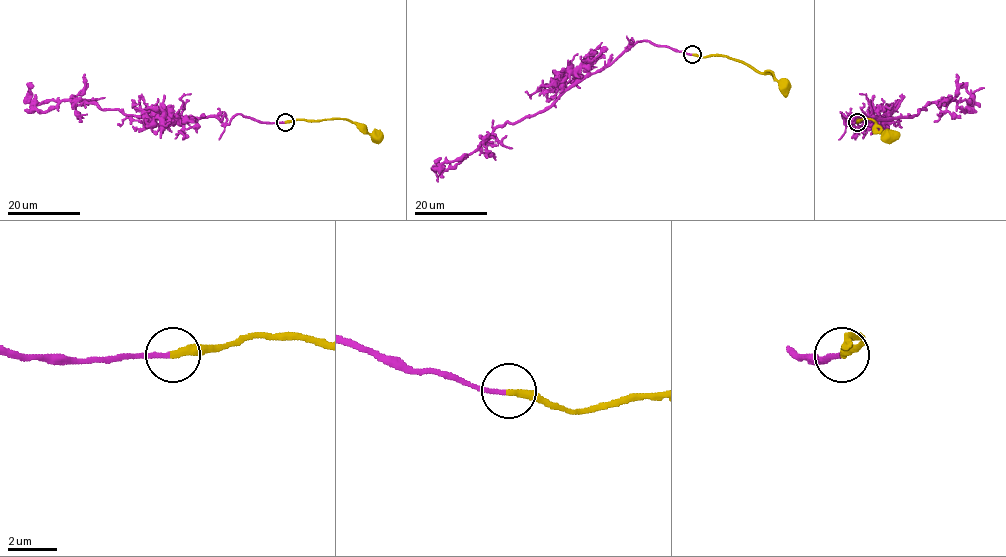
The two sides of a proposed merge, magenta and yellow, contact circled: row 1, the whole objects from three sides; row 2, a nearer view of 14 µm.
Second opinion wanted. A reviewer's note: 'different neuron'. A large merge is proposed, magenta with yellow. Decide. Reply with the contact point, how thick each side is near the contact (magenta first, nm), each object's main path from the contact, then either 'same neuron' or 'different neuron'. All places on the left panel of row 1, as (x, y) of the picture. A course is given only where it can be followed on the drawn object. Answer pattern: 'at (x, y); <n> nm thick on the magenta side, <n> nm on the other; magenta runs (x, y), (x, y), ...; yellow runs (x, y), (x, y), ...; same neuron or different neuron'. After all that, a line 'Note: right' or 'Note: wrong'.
at (285, 122); 200 nm thick on the magenta side, 340 nm on the other; magenta runs (284, 122), (237, 114), (224, 124), (215, 117), (137, 117), (90, 103), (34, 102), (33, 85); yellow runs (285, 122), (347, 119), (363, 124), (376, 138); same neuron
Note: wrong

